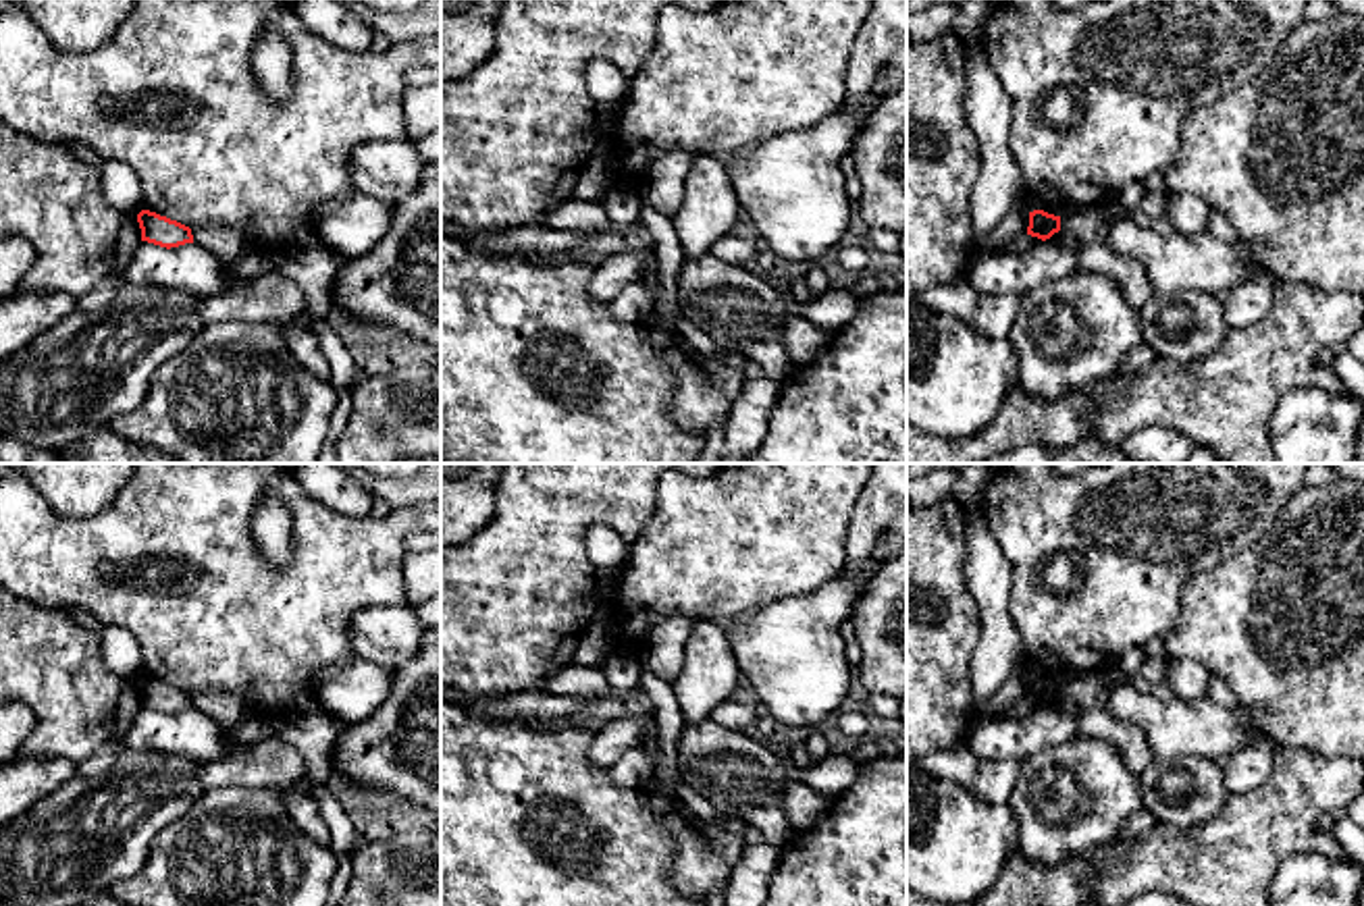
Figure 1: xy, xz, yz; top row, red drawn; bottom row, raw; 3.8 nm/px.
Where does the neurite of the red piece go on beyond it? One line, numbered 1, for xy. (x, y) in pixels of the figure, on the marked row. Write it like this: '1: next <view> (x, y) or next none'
1: next none

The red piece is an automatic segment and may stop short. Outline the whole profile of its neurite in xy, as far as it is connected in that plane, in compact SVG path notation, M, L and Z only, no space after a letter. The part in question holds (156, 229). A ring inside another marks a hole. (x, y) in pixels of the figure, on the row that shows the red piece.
M141 210L137 214L137 222L141 229L141 241L148 241L166 249L193 243L193 235L189 226L177 220L170 220L166 216L160 216L156 212Z

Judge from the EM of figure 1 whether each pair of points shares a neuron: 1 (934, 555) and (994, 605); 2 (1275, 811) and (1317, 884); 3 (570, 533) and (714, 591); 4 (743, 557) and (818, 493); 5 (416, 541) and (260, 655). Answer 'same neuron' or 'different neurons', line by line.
1: different neurons
2: different neurons
3: different neurons
4: same neuron
5: different neurons

